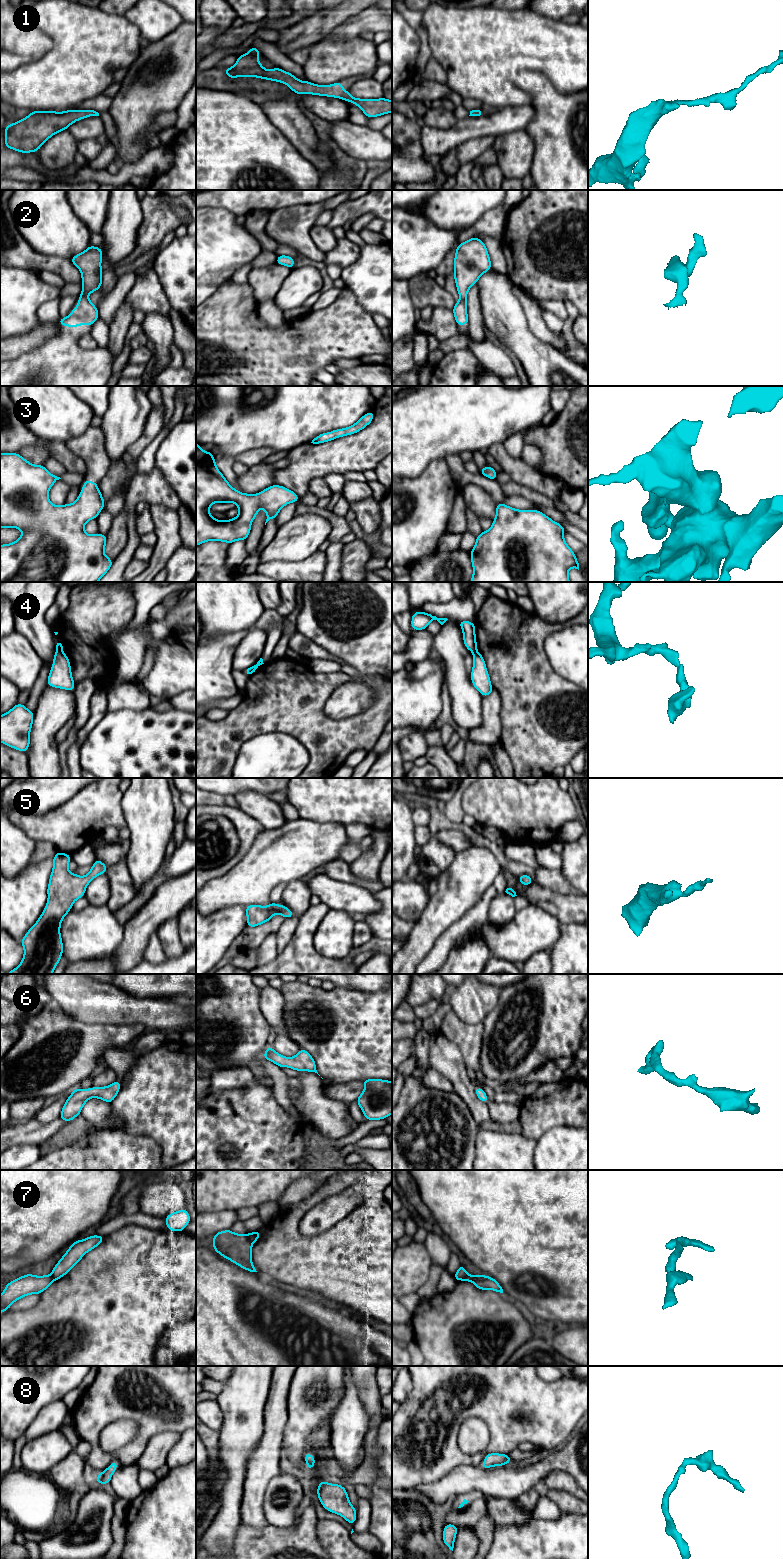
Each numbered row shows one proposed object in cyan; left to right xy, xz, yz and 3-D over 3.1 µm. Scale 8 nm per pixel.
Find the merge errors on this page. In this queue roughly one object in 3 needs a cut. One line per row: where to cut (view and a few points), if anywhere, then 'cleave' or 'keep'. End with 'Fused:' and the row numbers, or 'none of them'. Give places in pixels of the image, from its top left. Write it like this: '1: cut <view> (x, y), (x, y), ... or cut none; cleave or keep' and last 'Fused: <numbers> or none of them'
1: cut none; keep
2: cut none; keep
3: cut none; keep
4: cut xy (57, 649), (62, 652); cleave
5: cut none; keep
6: cut none; keep
7: cut xz (247, 1234), (251, 1244); cleave
8: cut none; keep
Fused: 4, 7

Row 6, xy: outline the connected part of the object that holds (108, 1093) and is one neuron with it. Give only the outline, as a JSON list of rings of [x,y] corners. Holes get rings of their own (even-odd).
[[[115,1080],[111,1085],[105,1087],[92,1087],[89,1089],[76,1088],[67,1098],[59,1116],[66,1122],[72,1121],[79,1116],[85,1103],[95,1097],[107,1103],[111,1103],[120,1090],[121,1082]]]

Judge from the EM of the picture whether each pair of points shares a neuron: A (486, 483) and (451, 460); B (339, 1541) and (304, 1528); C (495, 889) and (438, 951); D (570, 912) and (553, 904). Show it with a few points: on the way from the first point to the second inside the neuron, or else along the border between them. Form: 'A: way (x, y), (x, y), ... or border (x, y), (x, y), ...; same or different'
A: way (477, 478), (468, 478), (459, 469); same
B: border (318, 1520), (317, 1537), (324, 1548); different
C: way (483, 904), (452, 936); same
D: way (566, 908), (557, 904); same

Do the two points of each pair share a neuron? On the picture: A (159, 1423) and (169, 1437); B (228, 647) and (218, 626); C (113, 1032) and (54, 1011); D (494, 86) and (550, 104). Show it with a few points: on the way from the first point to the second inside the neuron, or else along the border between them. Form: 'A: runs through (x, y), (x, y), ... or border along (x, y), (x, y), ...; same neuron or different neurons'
A: border along (180, 1433), (157, 1433), (146, 1445); different neurons
B: border along (245, 629), (206, 640); different neurons
C: runs through (98, 1032), (75, 1032), (69, 1026); same neuron
D: border along (513, 83), (529, 95), (529, 104); different neurons

